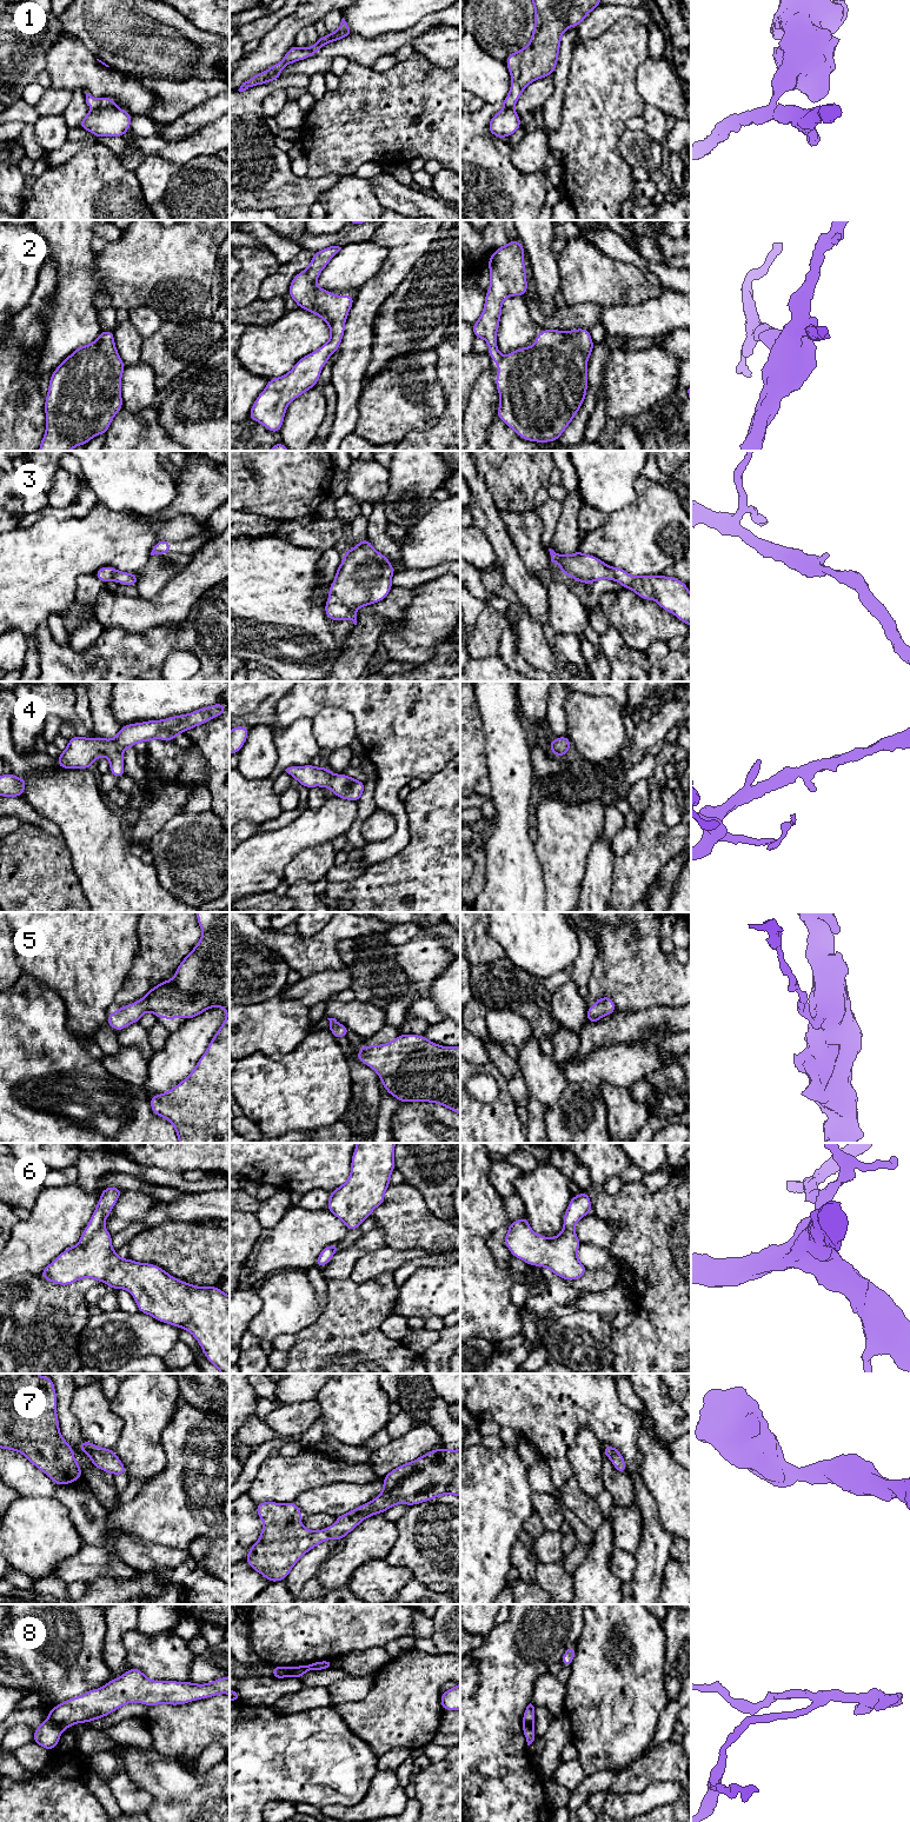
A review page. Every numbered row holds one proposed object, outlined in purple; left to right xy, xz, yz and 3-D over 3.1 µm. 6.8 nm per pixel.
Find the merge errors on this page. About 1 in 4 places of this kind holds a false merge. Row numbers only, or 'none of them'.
1, 8

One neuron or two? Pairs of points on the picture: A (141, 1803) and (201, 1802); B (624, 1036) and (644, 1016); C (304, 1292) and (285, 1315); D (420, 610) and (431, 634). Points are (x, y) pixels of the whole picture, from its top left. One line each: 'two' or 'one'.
A: two
B: one
C: one
D: one

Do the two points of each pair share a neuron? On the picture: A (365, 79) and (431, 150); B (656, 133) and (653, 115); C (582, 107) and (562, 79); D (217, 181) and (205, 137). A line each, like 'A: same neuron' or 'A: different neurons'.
A: same neuron
B: same neuron
C: different neurons
D: different neurons

